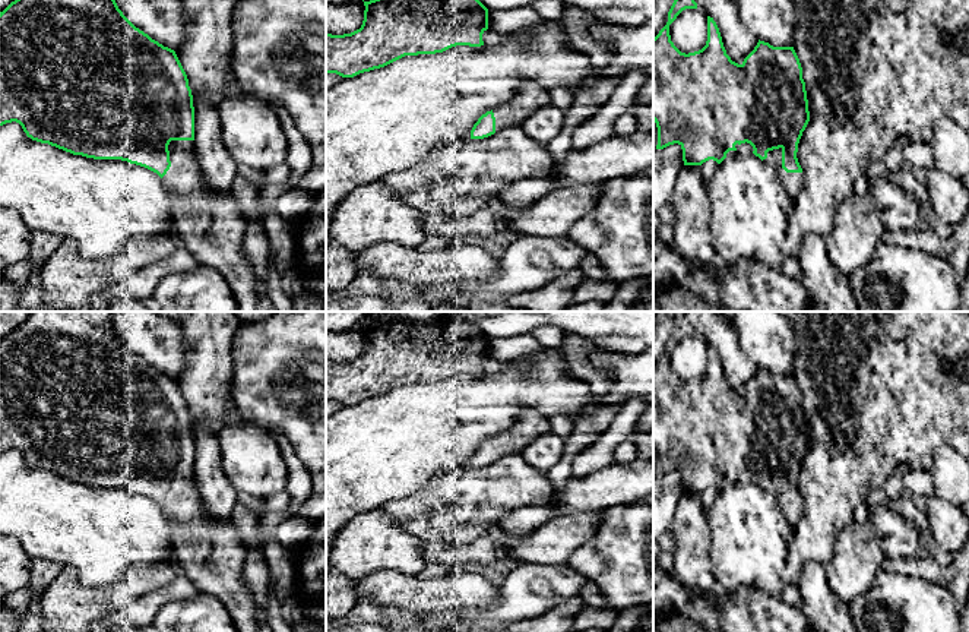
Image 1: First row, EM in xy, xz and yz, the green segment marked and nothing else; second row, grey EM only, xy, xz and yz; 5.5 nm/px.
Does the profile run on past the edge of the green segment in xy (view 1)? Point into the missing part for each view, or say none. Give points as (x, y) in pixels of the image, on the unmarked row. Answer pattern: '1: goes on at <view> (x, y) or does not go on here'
1: goes on at xy (211, 552)

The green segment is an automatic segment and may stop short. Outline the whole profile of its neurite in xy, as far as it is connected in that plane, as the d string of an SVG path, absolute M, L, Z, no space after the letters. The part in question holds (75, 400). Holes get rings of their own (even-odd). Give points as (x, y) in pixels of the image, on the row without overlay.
M32 312L29 317L0 339L0 454L16 449L32 468L48 471L73 483L94 487L121 487L156 500L164 514L175 521L171 538L183 573L202 591L216 597L231 616L235 632L259 632L256 601L243 578L247 549L241 543L241 533L231 521L212 519L205 515L203 500L194 484L194 434L187 402L174 377L164 375L148 361L136 356L118 336L113 316L115 312Z

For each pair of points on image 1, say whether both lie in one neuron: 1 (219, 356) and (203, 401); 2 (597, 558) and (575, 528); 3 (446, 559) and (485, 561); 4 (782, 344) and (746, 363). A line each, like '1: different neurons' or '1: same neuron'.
1: same neuron
2: different neurons
3: same neuron
4: different neurons

